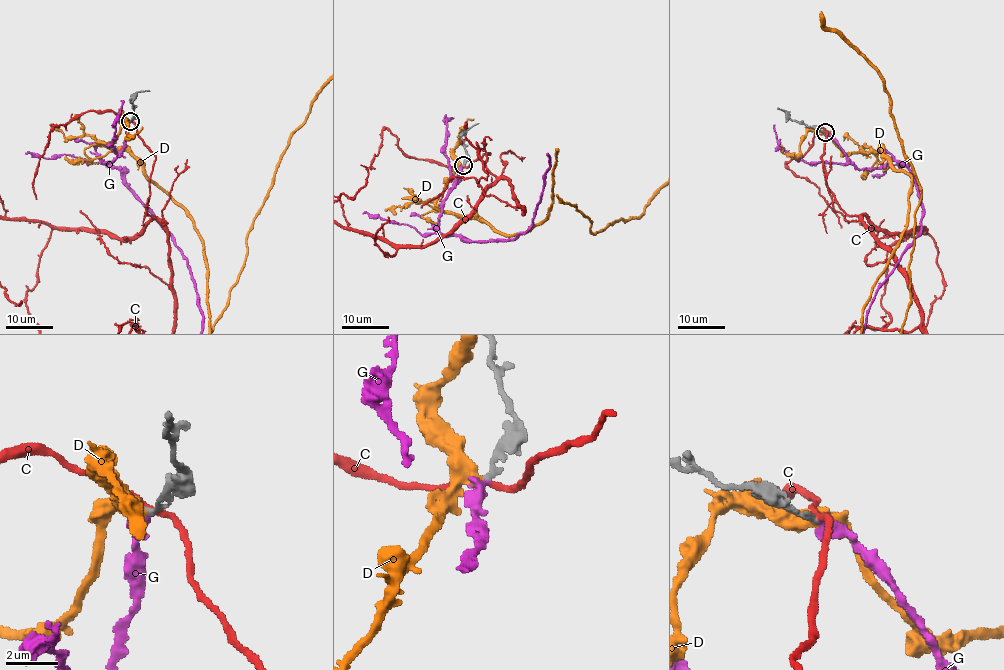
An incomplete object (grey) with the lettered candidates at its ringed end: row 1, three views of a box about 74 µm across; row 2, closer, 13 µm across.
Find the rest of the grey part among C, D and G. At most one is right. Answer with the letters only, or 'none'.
G

